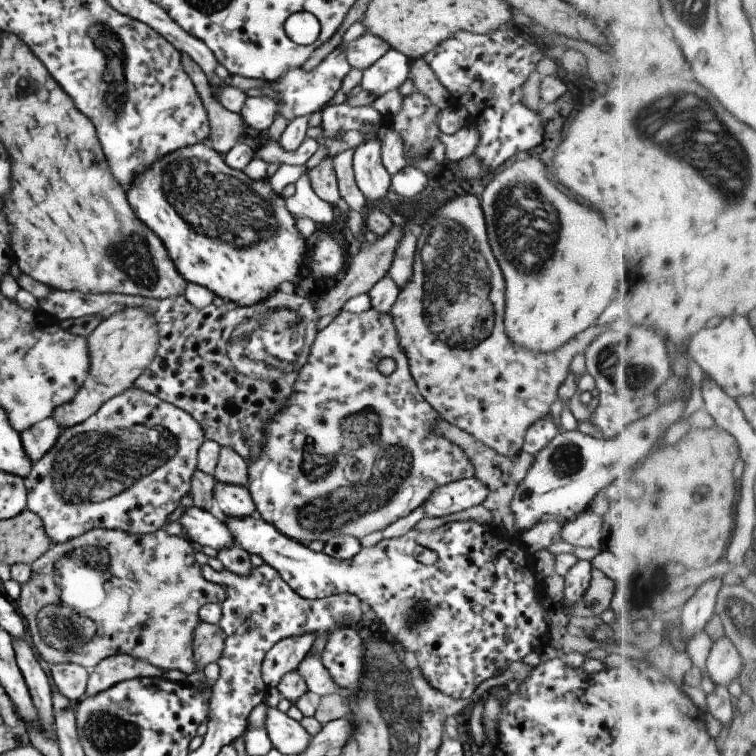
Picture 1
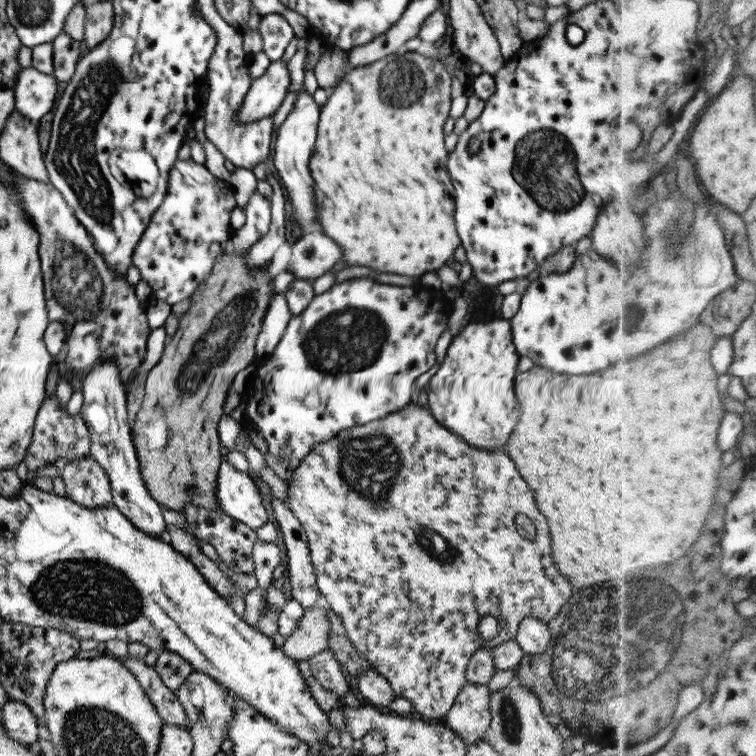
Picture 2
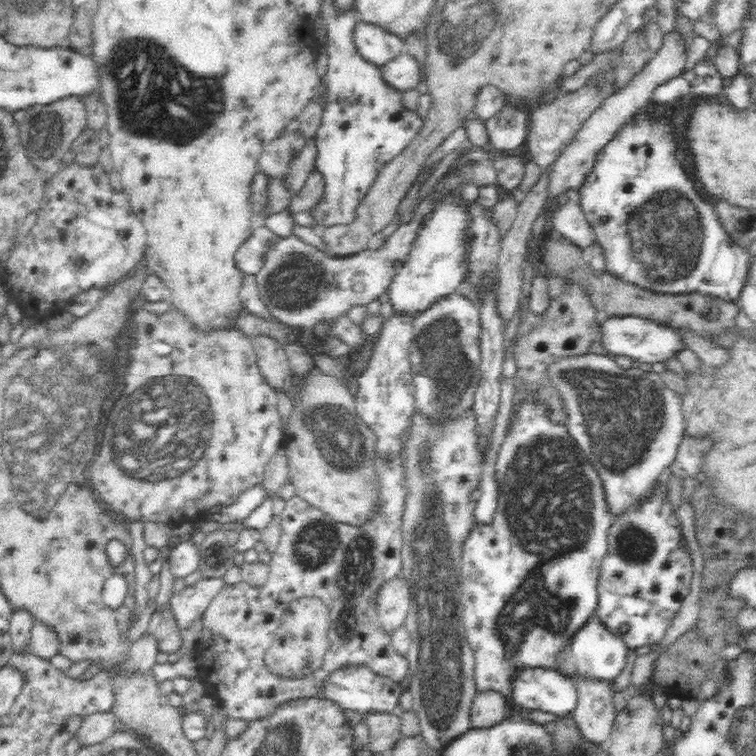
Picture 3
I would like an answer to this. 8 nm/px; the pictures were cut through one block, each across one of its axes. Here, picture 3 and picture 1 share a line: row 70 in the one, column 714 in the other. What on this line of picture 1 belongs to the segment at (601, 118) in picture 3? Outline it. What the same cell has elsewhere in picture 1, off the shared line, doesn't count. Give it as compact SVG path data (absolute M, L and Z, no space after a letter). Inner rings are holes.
M726 634L714 641L706 667L716 685L731 684L744 665L738 646Z

